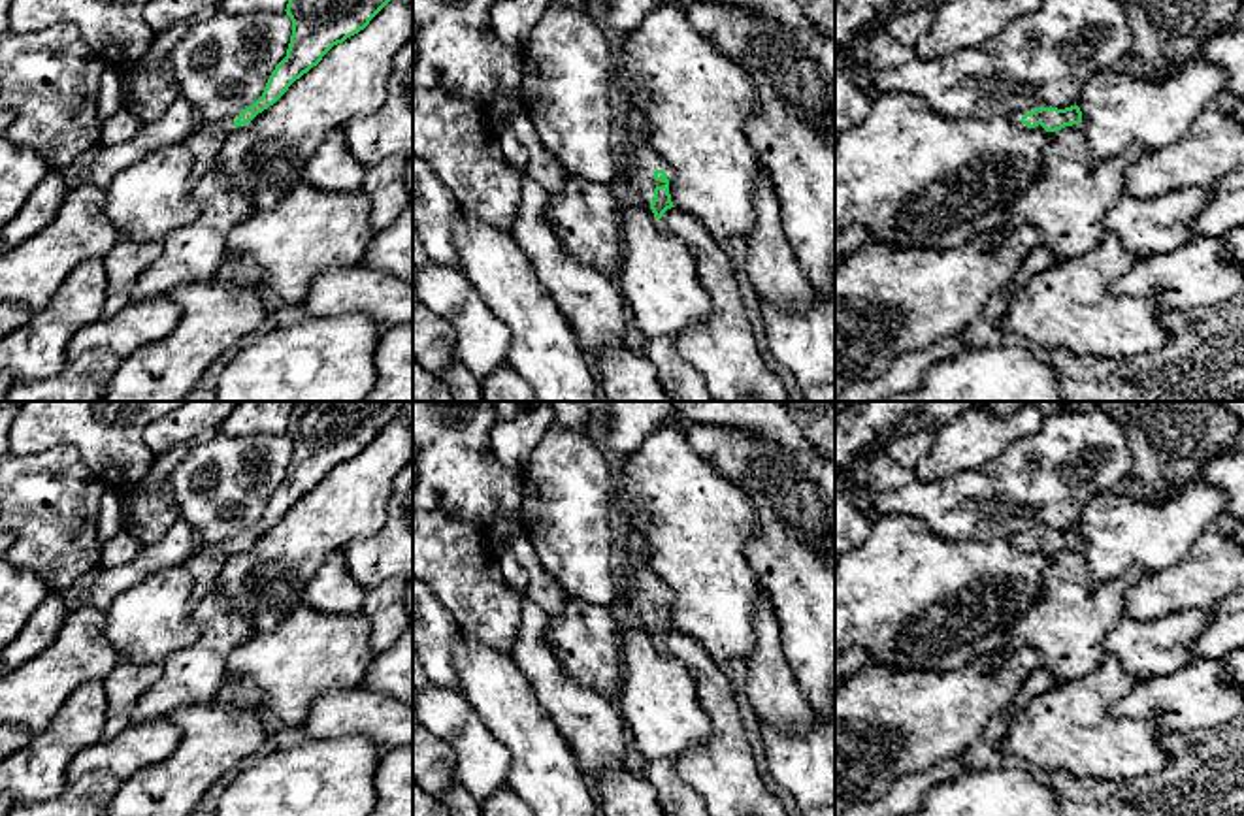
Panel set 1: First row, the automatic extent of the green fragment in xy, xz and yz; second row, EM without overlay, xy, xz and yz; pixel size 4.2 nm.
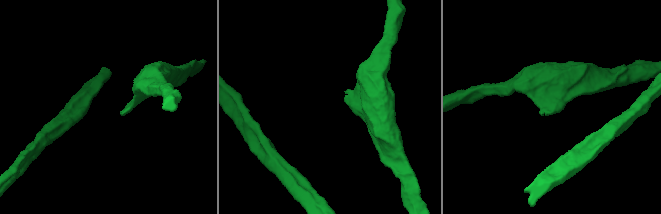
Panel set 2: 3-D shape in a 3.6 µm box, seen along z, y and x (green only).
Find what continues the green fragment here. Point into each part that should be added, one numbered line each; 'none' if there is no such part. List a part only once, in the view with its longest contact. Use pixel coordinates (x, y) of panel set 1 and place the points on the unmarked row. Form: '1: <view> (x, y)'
1: xz (636, 598)

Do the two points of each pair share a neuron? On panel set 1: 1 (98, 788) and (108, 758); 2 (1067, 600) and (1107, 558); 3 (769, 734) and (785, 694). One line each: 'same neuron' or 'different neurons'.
1: different neurons
2: different neurons
3: different neurons

